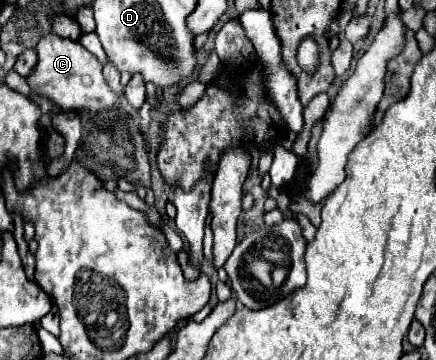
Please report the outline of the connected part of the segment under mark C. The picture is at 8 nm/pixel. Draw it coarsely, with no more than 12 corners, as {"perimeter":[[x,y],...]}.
{"perimeter":[[50,32],[26,76],[32,94],[66,112],[122,104],[98,58]]}

